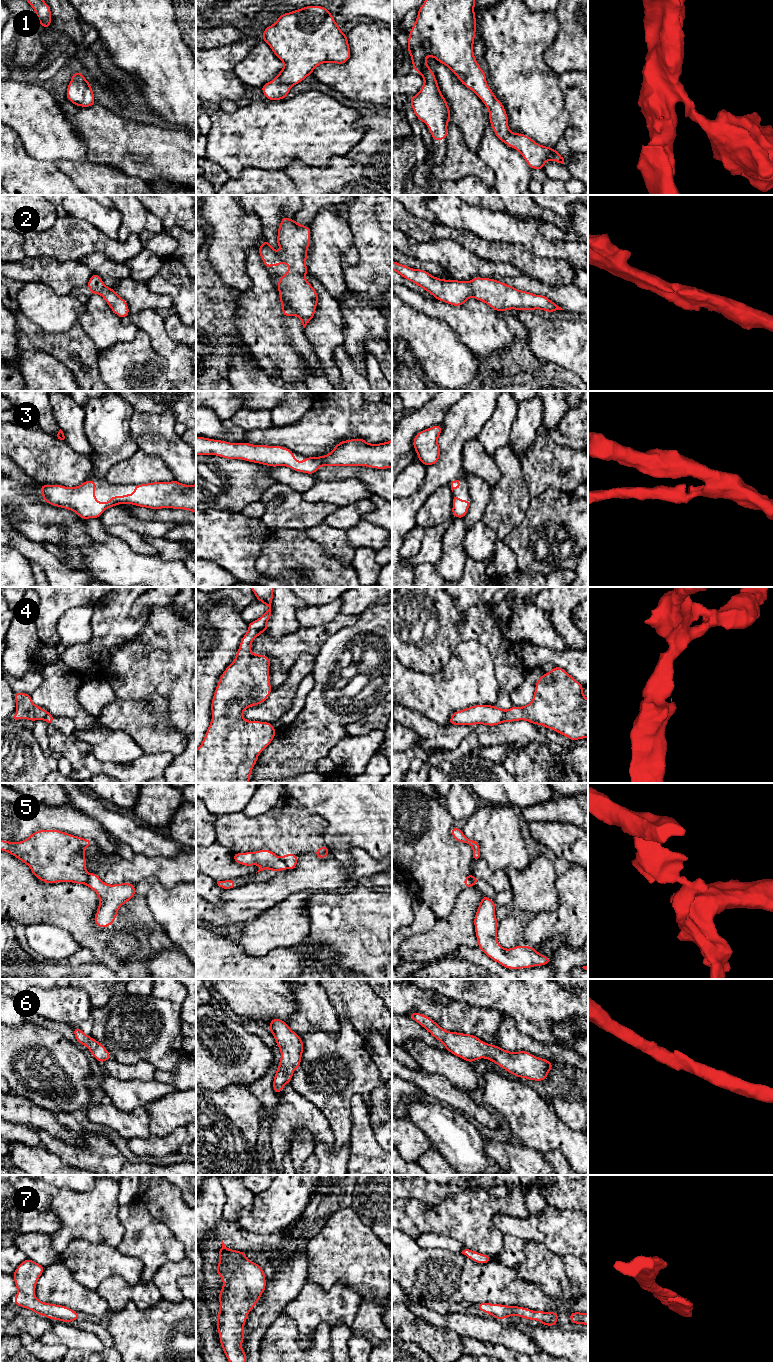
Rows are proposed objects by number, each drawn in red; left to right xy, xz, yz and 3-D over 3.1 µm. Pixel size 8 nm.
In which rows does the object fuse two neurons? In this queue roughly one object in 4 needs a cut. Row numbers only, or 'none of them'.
5

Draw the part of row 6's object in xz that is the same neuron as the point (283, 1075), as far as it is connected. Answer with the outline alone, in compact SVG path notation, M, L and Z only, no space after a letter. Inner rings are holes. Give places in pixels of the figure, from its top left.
M279 1018L271 1020L268 1026L281 1053L278 1069L273 1080L273 1090L280 1094L287 1083L291 1083L293 1073L299 1068L304 1050L303 1040L292 1031L288 1023Z

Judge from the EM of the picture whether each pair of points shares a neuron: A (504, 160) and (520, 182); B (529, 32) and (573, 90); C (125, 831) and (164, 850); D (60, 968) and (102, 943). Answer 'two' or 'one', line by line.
A: one
B: two
C: one
D: two

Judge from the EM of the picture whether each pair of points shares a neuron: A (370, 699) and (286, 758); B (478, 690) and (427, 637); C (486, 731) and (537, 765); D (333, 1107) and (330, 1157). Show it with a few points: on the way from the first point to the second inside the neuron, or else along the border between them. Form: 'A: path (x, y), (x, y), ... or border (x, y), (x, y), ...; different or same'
A: path (349, 707), (339, 707), (307, 739); same
B: border (463, 641), (439, 671), (429, 673); different
C: border (533, 741), (524, 746), (510, 745); different
D: border (348, 1141), (339, 1149), (333, 1147); different

